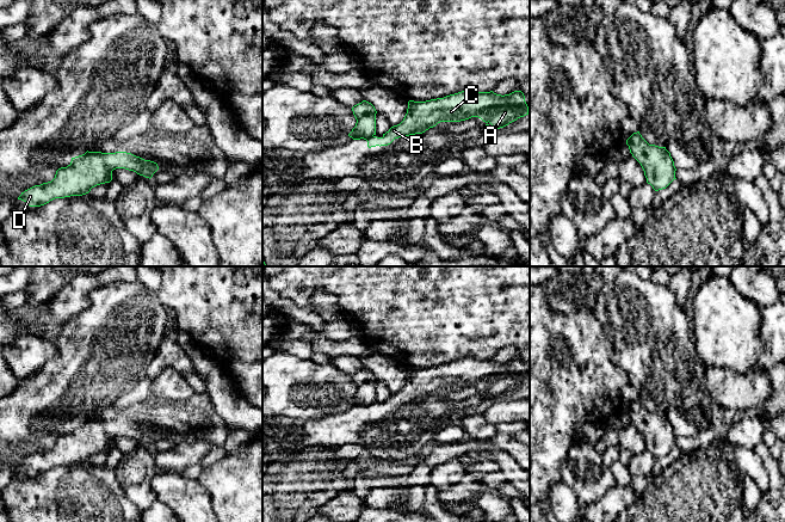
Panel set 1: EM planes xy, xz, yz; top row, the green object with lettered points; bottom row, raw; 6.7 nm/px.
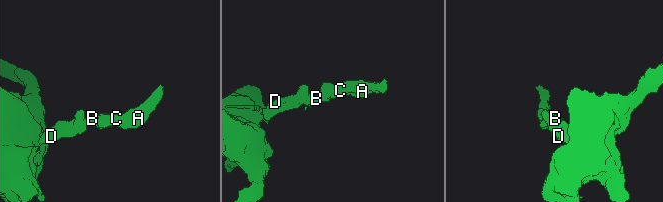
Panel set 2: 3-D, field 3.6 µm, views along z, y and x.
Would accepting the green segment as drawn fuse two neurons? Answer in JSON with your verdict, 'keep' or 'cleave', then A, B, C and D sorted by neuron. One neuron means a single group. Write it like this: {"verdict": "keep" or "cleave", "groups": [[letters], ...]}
{"verdict": "cleave", "groups": [["A", "B", "C"], ["D"]]}

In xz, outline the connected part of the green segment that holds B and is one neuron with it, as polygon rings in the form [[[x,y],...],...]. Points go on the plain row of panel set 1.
[[[462,358],[444,366],[426,369],[408,369],[403,388],[391,394],[382,405],[365,406],[367,414],[388,413],[395,406],[422,401],[440,389],[461,389],[478,385],[487,392],[484,395],[500,397],[520,385],[529,382],[529,374],[521,358],[509,362]]]

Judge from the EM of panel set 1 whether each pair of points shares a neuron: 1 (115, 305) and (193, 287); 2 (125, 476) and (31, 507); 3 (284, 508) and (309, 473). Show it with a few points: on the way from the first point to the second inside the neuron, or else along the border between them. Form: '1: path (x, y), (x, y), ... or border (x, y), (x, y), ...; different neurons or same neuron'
1: border (154, 294), (165, 308); different neurons
2: border (113, 468), (117, 481), (131, 502); different neurons
3: path (284, 499), (301, 481); same neuron

